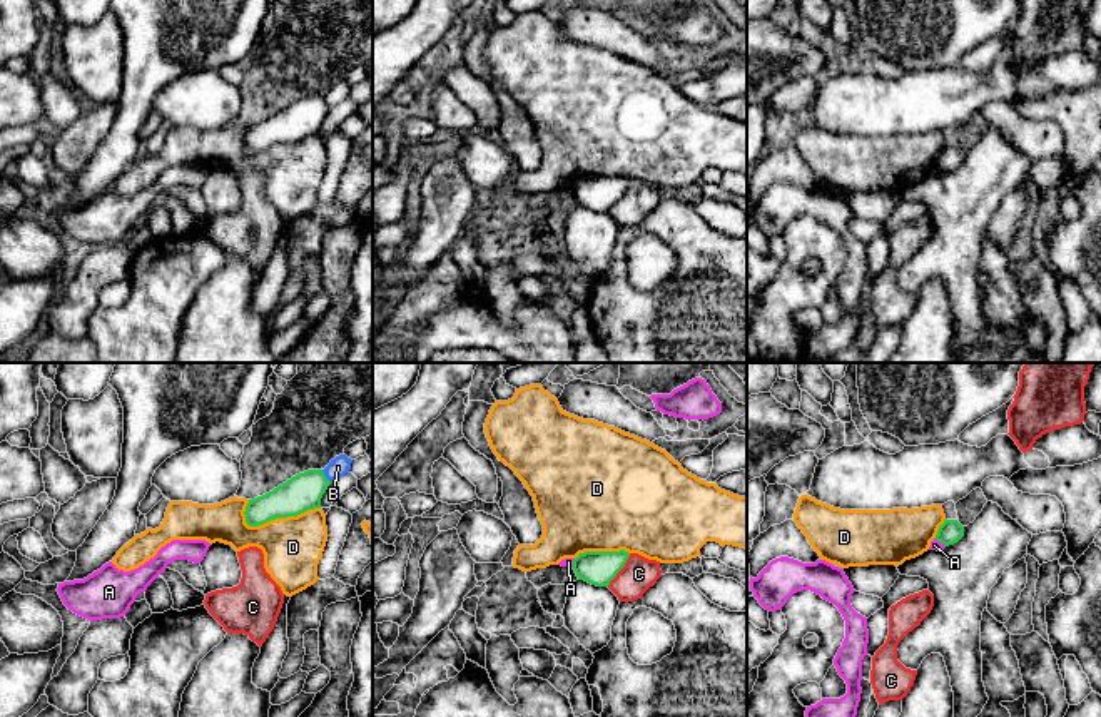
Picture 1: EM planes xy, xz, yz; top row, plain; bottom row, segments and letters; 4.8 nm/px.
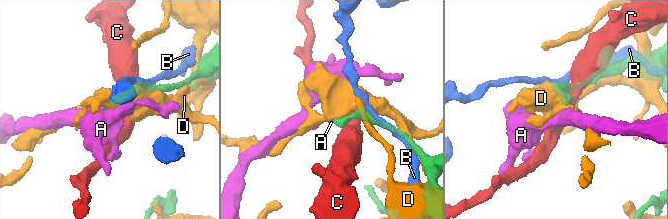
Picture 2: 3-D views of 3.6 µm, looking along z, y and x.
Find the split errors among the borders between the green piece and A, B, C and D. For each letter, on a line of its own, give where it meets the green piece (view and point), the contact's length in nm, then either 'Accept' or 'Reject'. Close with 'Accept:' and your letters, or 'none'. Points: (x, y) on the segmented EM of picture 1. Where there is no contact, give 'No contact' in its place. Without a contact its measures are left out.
A: Touches green at yz (941, 542). Shared border 70 nm. Reject
B: Touches green at xy (324, 477). Shared border 80 nm. Reject
C: Touches green at xz (620, 569). Shared border 200 nm. Reject
D: Touches green at xy (278, 517). Shared border 380 nm. Reject
Accept: none

